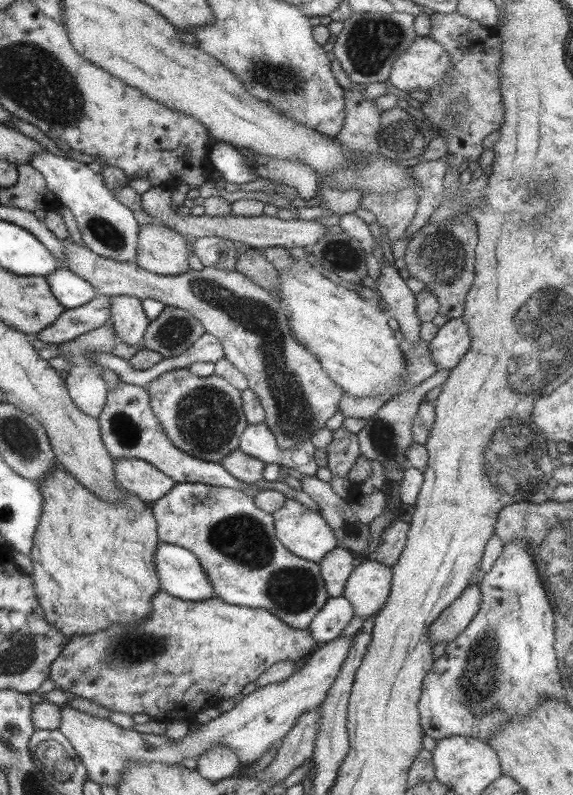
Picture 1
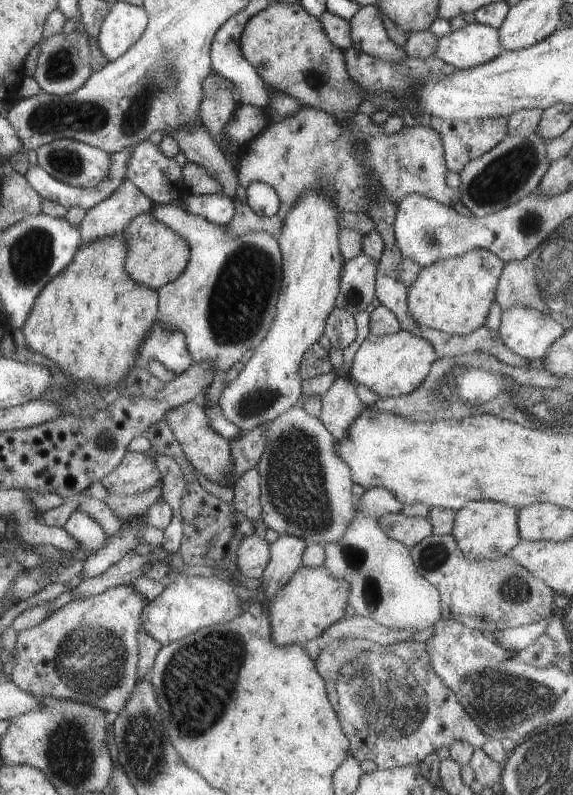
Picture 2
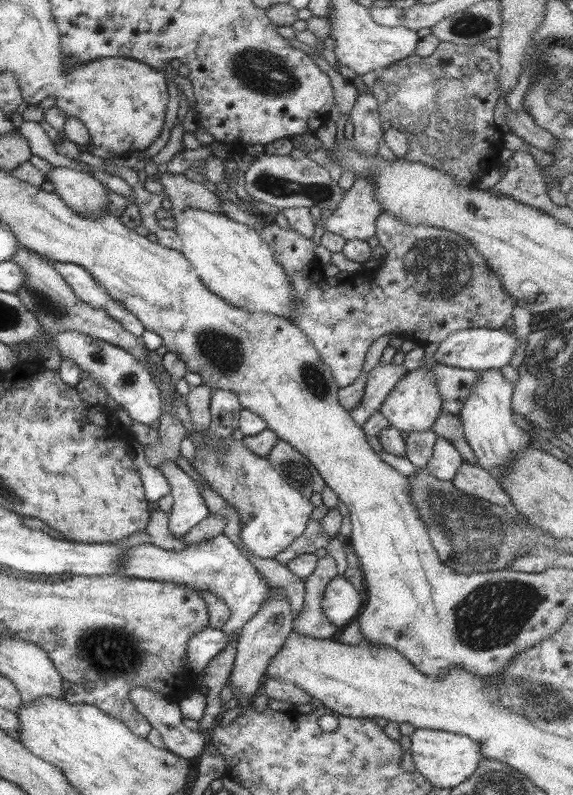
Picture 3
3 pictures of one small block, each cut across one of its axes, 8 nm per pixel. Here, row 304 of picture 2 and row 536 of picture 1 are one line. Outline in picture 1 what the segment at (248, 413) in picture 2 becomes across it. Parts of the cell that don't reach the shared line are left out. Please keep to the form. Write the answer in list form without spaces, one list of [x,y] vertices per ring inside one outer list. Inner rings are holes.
[[[287,498],[272,515],[278,541],[300,558],[319,563],[334,547],[338,547],[336,536],[325,518],[295,499]]]

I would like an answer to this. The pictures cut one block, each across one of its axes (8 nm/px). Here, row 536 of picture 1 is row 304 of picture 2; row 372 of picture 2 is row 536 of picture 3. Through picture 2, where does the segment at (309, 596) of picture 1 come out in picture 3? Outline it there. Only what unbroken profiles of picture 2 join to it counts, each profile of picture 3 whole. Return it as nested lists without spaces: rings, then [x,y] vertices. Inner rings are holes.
[[[224,534],[199,544],[188,545],[184,551],[178,553],[157,548],[151,543],[130,547],[121,558],[121,570],[128,578],[177,582],[195,588],[198,592],[213,592],[231,610],[230,618],[221,629],[230,637],[238,633],[260,610],[265,598],[278,589],[266,581],[266,576],[260,574],[250,559]]]

